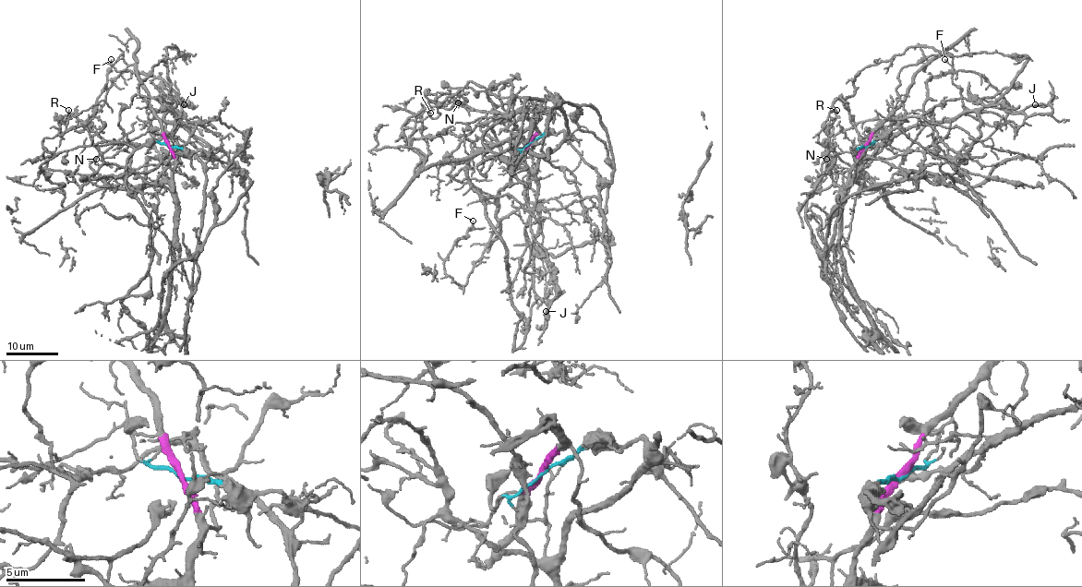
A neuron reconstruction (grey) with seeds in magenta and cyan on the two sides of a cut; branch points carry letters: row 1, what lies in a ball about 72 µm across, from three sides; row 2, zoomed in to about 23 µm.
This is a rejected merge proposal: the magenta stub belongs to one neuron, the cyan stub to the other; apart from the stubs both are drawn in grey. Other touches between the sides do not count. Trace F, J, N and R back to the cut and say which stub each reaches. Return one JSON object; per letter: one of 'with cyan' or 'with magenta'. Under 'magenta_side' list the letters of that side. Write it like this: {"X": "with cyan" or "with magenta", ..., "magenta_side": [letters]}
{"F": "with cyan", "J": "with cyan", "N": "with magenta", "R": "with magenta", "magenta_side": ["N", "R"]}

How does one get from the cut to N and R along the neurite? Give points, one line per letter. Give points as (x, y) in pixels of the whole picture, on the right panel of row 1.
N: (865, 146), (851, 172), (850, 180), (842, 186), (835, 183), (835, 163), (831, 165), (827, 159)
R: (865, 146), (850, 180), (839, 186), (825, 149), (835, 110)

